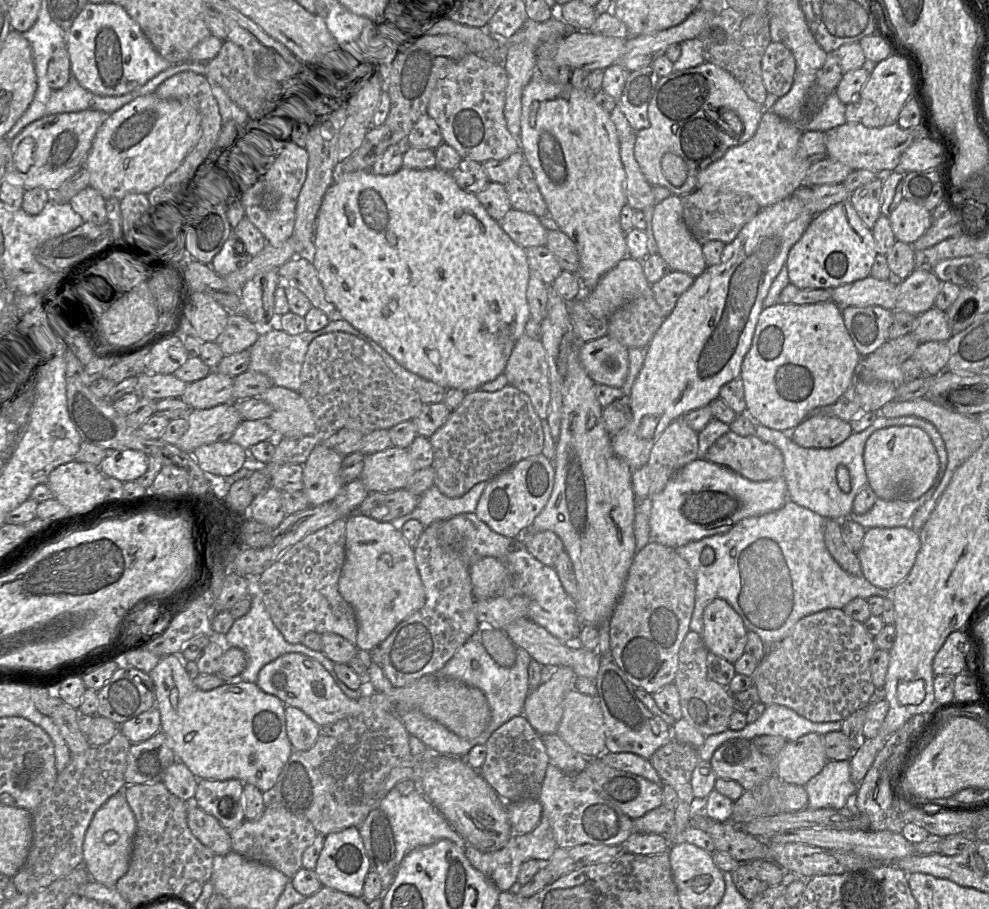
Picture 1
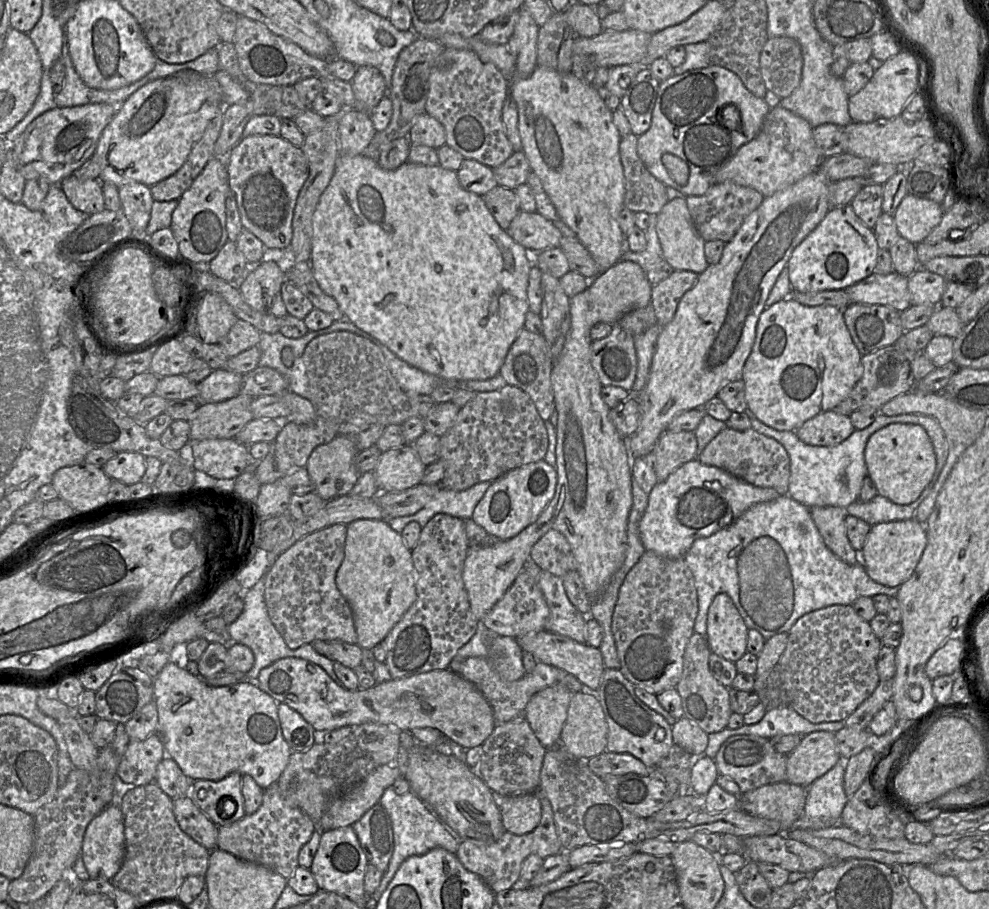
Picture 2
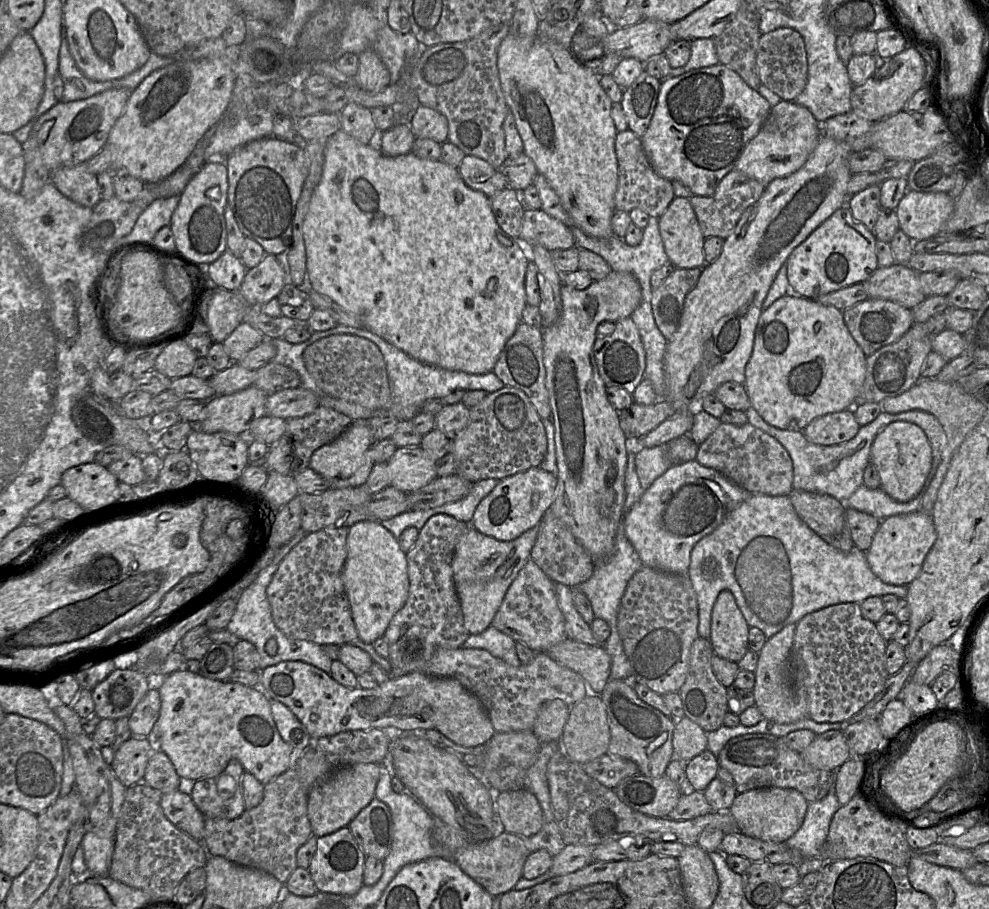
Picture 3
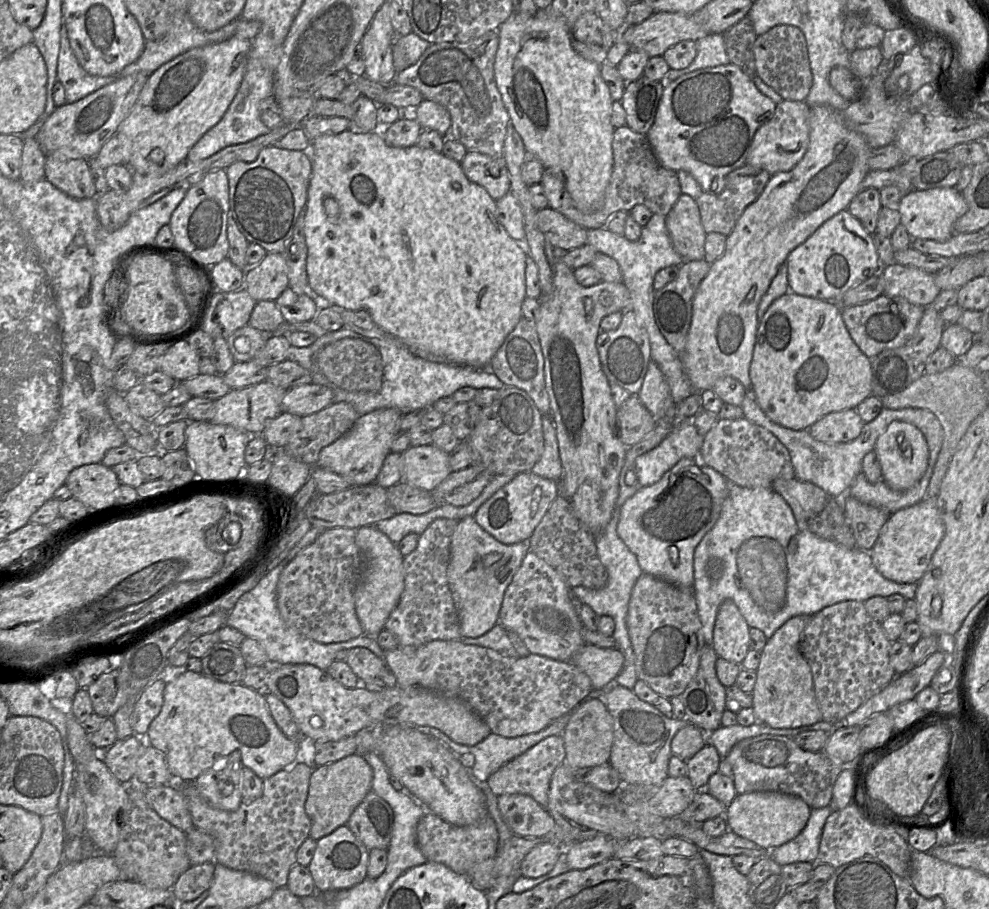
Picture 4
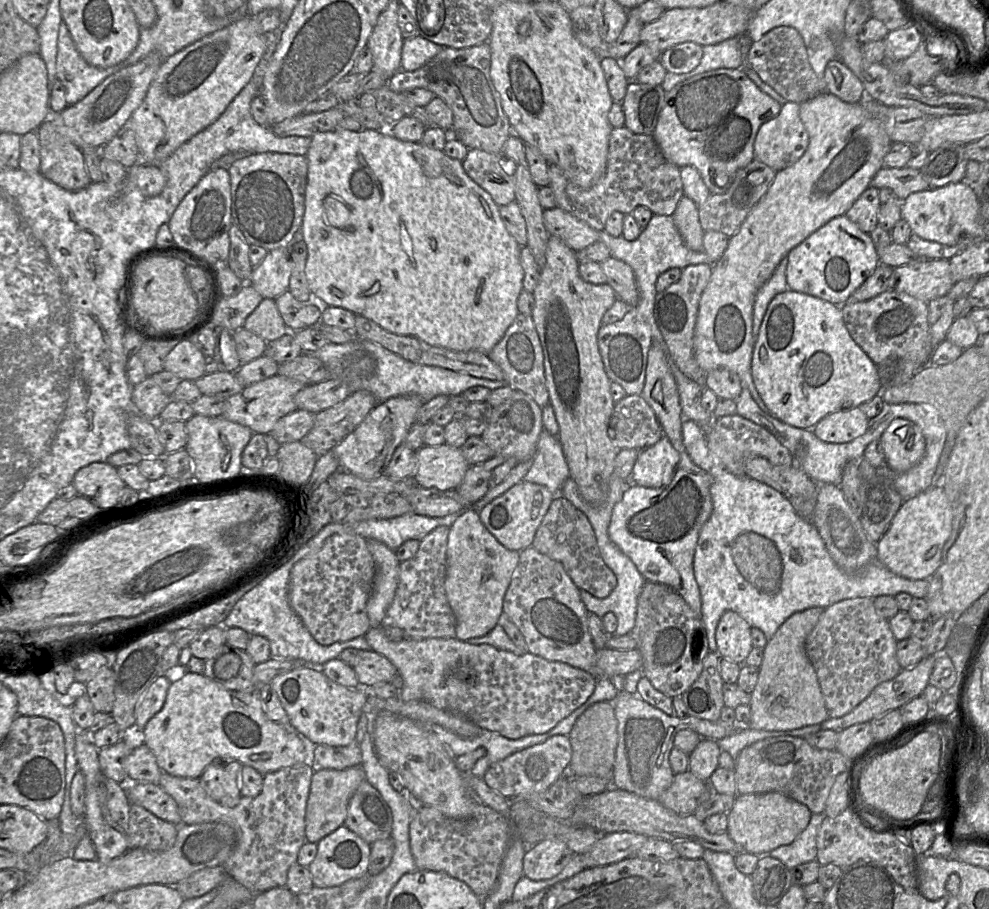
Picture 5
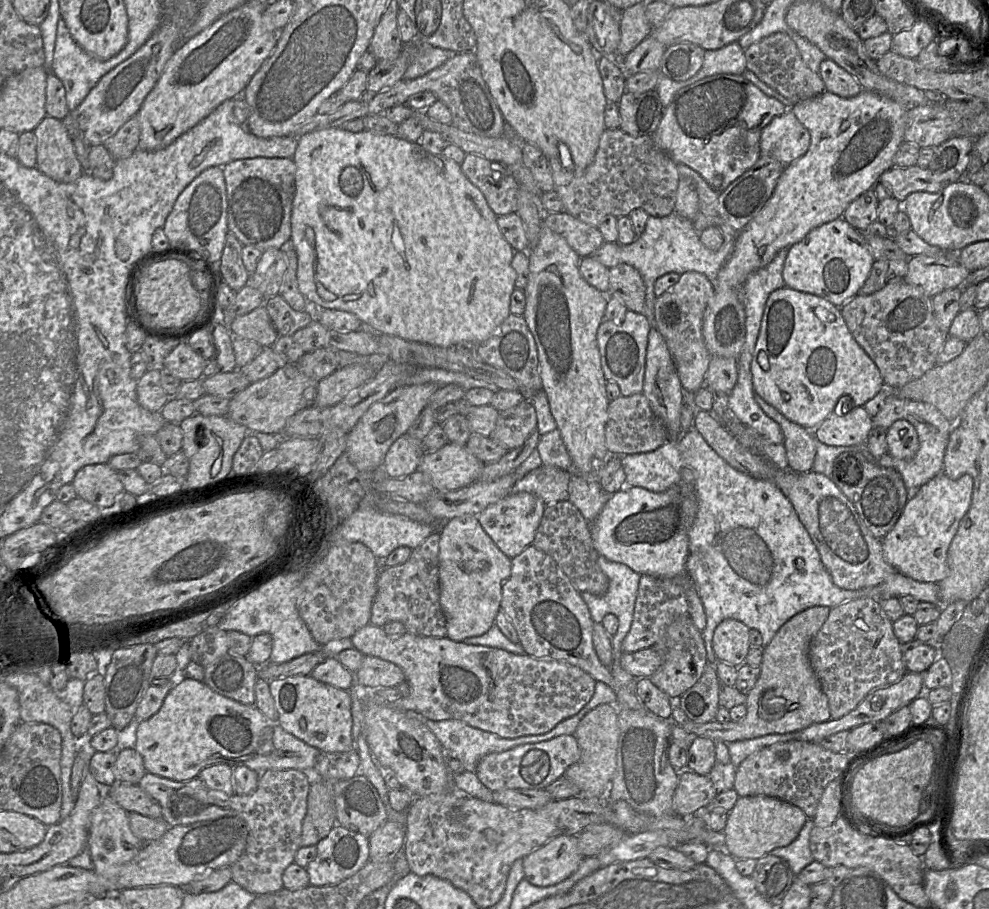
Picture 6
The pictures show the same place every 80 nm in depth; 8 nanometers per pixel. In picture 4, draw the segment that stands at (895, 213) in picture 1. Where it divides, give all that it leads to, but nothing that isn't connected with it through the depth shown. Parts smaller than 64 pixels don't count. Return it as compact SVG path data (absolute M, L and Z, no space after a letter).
M941 187L927 190L911 190L903 195L897 205L900 222L912 239L931 239L945 242L954 234L954 223L967 211L967 204L961 191L956 187Z

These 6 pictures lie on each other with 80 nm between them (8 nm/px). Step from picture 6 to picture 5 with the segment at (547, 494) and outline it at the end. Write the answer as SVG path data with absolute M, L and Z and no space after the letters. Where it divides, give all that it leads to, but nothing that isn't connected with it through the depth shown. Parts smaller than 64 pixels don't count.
M543 429L537 442L532 466L522 481L542 485L550 492L558 494L568 477L569 467L558 437Z

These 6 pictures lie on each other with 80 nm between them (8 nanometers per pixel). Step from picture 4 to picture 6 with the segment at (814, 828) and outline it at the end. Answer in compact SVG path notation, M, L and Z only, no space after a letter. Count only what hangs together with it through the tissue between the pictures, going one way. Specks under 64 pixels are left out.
M807 819L798 837L791 844L776 848L769 853L787 861L795 876L814 861L809 845L810 834L814 827L813 819Z

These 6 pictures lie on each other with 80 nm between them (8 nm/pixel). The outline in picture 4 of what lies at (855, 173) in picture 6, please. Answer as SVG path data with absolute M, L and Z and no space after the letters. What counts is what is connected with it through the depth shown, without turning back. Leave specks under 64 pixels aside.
M820 105L810 107L809 115L809 145L803 158L789 171L779 172L771 176L760 196L751 203L738 219L734 229L727 236L724 253L710 264L709 272L700 282L692 303L692 319L688 331L686 344L680 355L684 371L691 382L695 392L712 389L714 382L722 377L730 376L737 379L747 390L751 389L750 365L756 343L756 331L758 325L757 309L762 296L767 291L772 279L778 272L779 267L787 260L789 253L810 237L825 221L842 210L847 210L851 200L861 190L861 183L870 171L868 158L871 149L865 138L855 130L850 129L844 120L843 111L835 110L829 106Z

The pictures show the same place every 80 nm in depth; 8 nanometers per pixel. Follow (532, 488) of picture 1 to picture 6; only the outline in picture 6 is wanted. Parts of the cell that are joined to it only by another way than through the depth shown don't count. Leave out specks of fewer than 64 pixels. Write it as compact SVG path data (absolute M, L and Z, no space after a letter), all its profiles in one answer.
M510 493L496 503L488 506L479 514L477 519L483 530L496 546L510 559L519 555L532 545L537 528L539 527L546 505L539 497L527 493Z

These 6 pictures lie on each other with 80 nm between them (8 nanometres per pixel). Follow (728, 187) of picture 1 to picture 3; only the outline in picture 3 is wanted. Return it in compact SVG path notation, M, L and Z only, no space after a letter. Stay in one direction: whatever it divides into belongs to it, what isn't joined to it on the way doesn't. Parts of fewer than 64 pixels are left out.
M781 101L771 108L761 129L746 145L735 168L767 186L777 178L786 177L800 169L813 150L820 137L820 123L805 107L794 101Z

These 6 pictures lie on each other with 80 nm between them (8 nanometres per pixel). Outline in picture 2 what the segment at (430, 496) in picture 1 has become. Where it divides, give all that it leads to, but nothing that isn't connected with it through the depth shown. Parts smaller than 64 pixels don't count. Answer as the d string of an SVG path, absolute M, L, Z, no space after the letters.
M480 482L462 491L441 487L421 510L413 515L392 518L387 520L387 523L394 531L401 534L408 523L415 521L423 528L434 515L440 513L463 520L470 519L492 482Z

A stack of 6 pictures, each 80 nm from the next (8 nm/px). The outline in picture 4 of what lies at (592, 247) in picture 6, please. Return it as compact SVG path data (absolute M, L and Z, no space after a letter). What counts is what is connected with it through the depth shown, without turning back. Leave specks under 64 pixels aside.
M552 208L538 210L539 229L559 252L587 244L587 230Z

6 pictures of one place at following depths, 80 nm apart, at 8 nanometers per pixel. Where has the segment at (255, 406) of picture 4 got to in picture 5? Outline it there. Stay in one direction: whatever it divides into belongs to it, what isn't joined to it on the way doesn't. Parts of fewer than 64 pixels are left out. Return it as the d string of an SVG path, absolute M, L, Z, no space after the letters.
M279 374L246 385L239 393L225 399L221 417L246 426L253 433L270 434L279 419L297 409L294 397L305 386L300 381Z

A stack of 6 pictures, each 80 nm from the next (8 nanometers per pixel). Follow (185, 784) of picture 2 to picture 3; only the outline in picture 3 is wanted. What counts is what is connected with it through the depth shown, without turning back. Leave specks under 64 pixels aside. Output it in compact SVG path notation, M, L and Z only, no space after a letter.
M154 751L150 756L143 782L161 793L178 790L180 777L168 756L162 751Z

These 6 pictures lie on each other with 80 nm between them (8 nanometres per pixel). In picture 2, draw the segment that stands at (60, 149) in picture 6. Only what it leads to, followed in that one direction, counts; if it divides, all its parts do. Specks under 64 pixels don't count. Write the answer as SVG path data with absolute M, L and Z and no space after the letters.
M72 174L64 178L59 186L74 208L89 216L106 209L99 180L80 180Z

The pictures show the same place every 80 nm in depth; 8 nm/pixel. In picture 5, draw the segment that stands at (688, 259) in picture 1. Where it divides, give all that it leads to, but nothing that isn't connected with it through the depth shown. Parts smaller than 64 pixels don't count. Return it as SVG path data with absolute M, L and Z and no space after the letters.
M683 195L677 203L672 218L685 245L693 251L703 250L704 230L699 222L698 207L695 202Z

